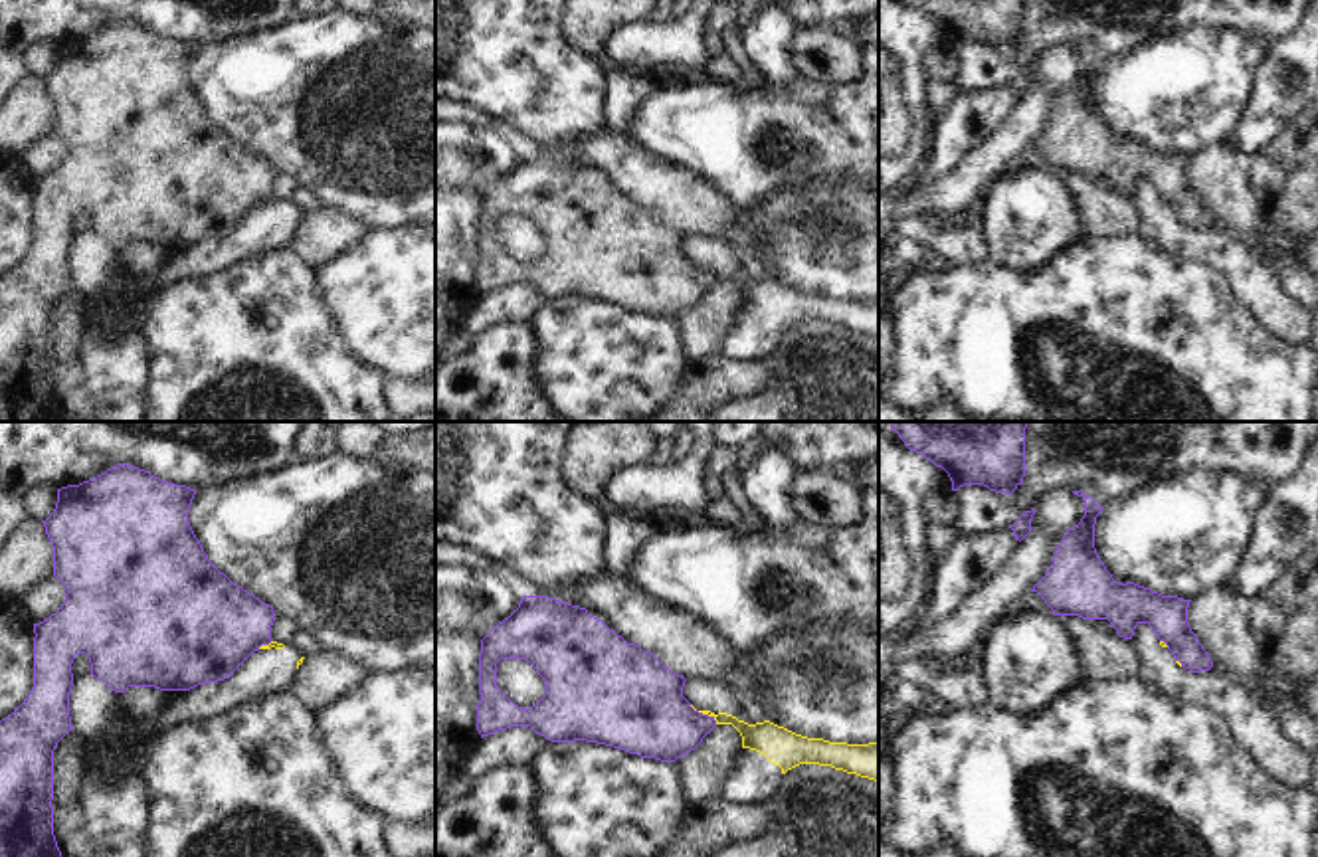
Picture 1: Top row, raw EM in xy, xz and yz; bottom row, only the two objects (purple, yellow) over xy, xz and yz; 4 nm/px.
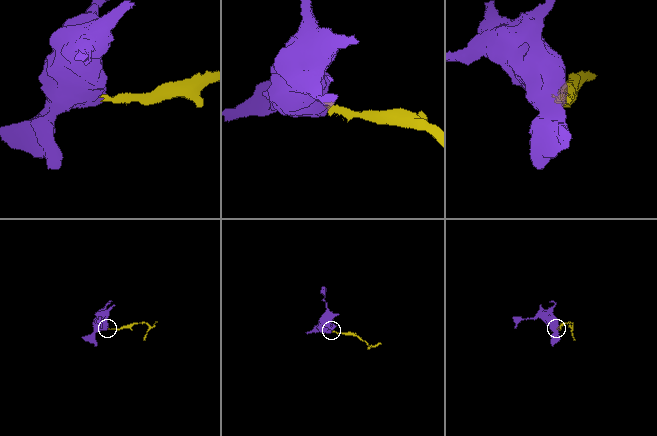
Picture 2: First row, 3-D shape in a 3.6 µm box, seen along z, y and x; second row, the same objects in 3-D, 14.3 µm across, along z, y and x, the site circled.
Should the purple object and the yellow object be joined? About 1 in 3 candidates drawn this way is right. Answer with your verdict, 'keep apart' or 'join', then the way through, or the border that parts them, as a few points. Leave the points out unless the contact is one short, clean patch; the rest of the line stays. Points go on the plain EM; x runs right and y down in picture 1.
keep apart; border xz (689, 262), (707, 270), (717, 280)

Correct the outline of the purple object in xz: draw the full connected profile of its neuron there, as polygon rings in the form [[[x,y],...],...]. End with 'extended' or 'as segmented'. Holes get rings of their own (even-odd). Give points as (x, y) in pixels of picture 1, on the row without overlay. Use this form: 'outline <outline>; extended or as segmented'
outline [[[522,152],[518,164],[483,196],[479,210],[477,287],[483,293],[511,283],[530,283],[552,299],[598,299],[661,319],[695,307],[716,283],[683,253],[685,234],[665,224],[651,208],[627,200],[586,164],[548,152]],[[524,216],[544,236],[546,251],[532,263],[515,261],[497,243],[497,220]]]; as segmented

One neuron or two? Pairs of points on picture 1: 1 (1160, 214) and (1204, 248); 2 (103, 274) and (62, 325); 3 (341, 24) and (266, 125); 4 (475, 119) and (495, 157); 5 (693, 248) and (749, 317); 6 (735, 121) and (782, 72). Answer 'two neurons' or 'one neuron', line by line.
1: one neuron
2: two neurons
3: one neuron
4: two neurons
5: one neuron
6: two neurons

